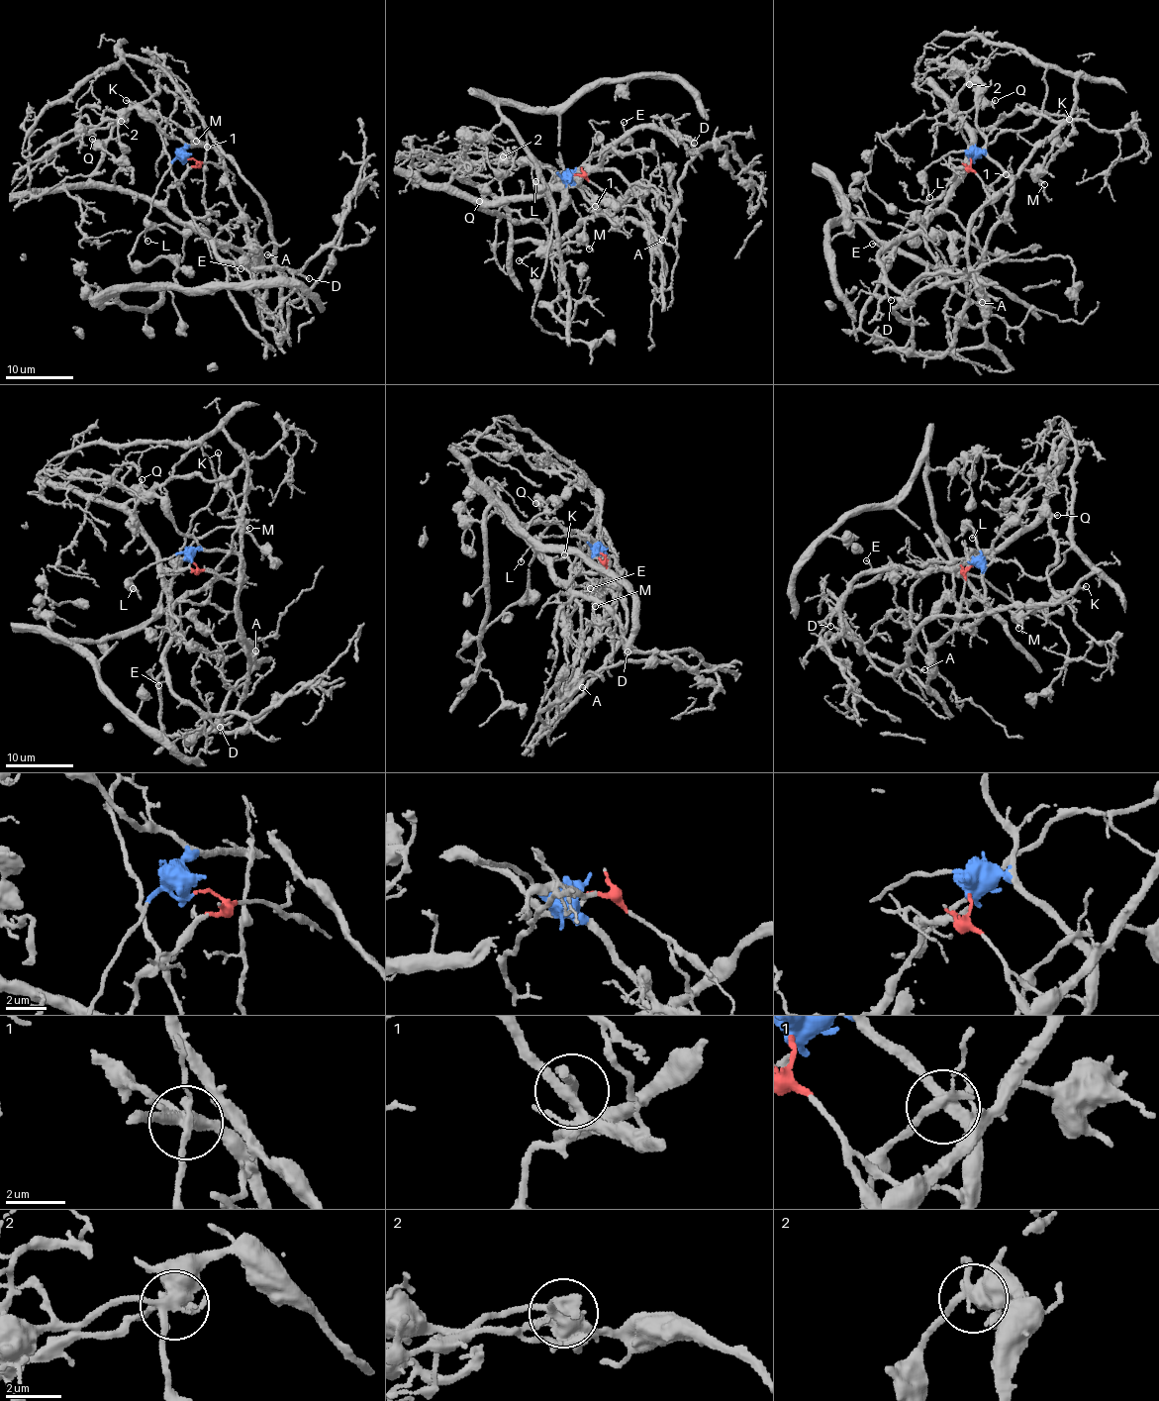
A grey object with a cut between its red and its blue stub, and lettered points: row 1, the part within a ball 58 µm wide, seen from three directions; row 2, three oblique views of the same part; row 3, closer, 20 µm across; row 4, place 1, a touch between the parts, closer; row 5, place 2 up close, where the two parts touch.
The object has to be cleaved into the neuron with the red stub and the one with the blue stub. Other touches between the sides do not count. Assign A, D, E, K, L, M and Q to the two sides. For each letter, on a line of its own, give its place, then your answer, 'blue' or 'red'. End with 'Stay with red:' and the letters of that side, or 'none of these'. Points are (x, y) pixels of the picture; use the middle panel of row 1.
A: at (662, 240); blue
D: at (694, 143); red
E: at (624, 122); red
K: at (519, 260); blue
L: at (535, 181); blue
M: at (589, 249); blue
Q: at (479, 201); blue
Stay with red: D, E

